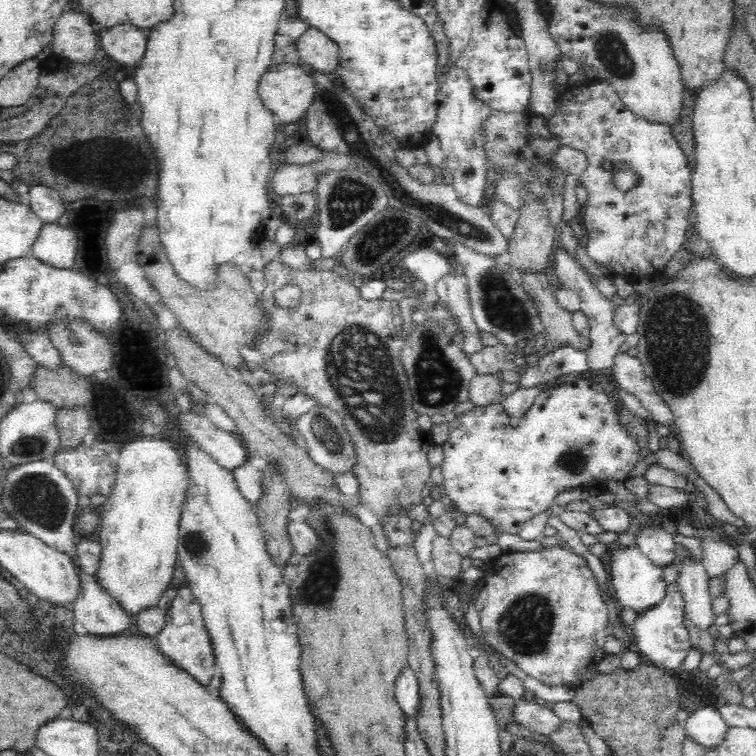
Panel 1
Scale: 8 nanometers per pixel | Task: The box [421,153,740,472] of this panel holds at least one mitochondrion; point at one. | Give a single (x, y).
(679, 355)

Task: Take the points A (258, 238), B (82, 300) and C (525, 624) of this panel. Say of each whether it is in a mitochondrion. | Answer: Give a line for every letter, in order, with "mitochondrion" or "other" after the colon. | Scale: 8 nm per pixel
A: mitochondrion
B: mitochondrion
C: mitochondrion

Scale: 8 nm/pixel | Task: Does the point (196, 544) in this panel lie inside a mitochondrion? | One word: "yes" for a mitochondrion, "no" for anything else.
yes

